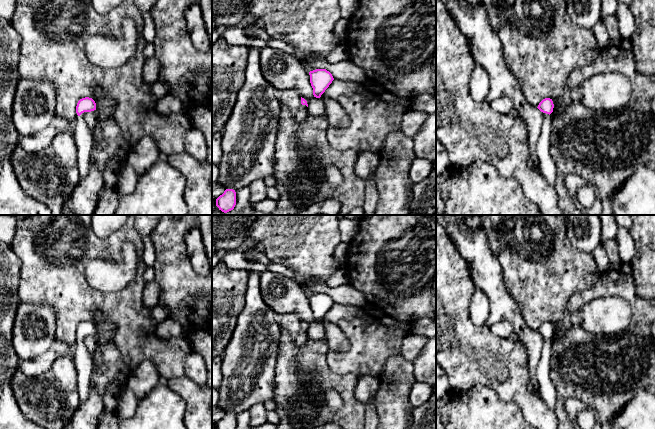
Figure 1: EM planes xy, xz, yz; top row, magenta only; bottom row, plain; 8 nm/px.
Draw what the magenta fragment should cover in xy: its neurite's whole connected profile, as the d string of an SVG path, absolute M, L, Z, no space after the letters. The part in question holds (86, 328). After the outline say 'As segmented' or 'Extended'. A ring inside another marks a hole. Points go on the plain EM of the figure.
M85 321L78 325L76 330L77 341L71 346L75 367L78 374L78 394L80 404L84 403L90 392L90 378L93 371L93 358L81 340L84 336L96 334L96 327L92 322Z. Extended

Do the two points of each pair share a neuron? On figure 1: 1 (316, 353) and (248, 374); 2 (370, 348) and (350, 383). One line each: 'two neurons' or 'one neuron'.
1: two neurons
2: two neurons

